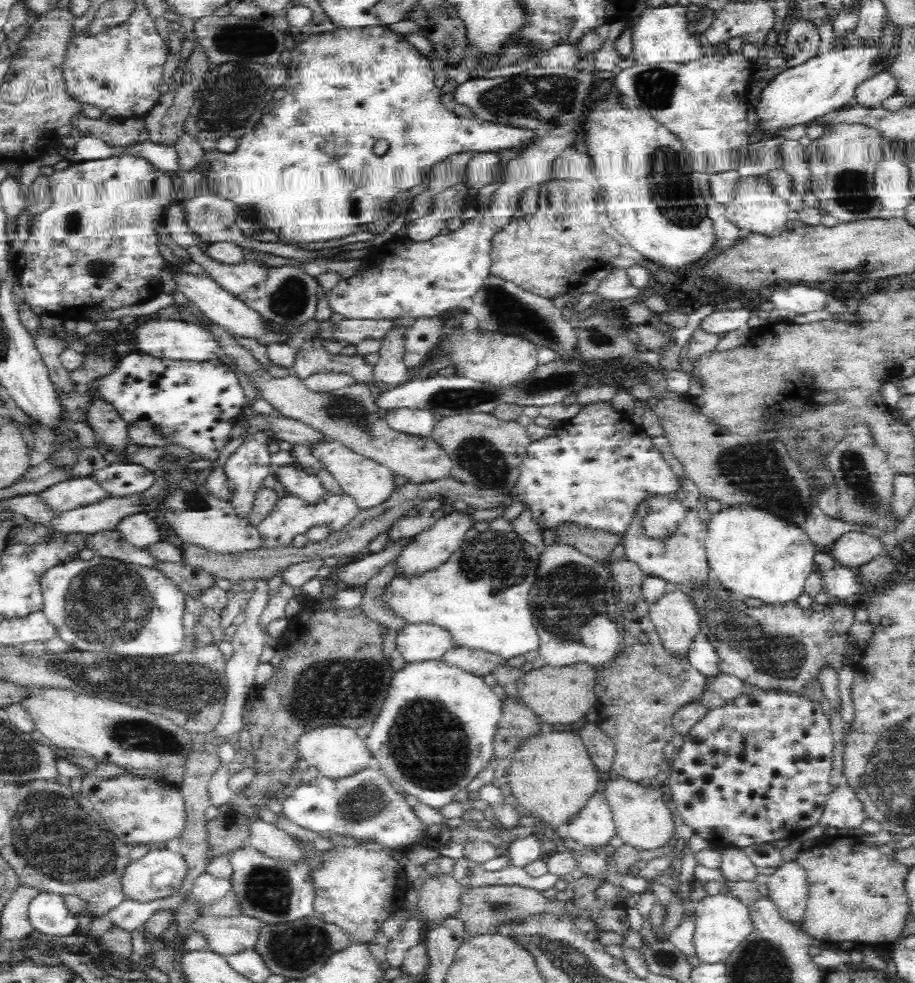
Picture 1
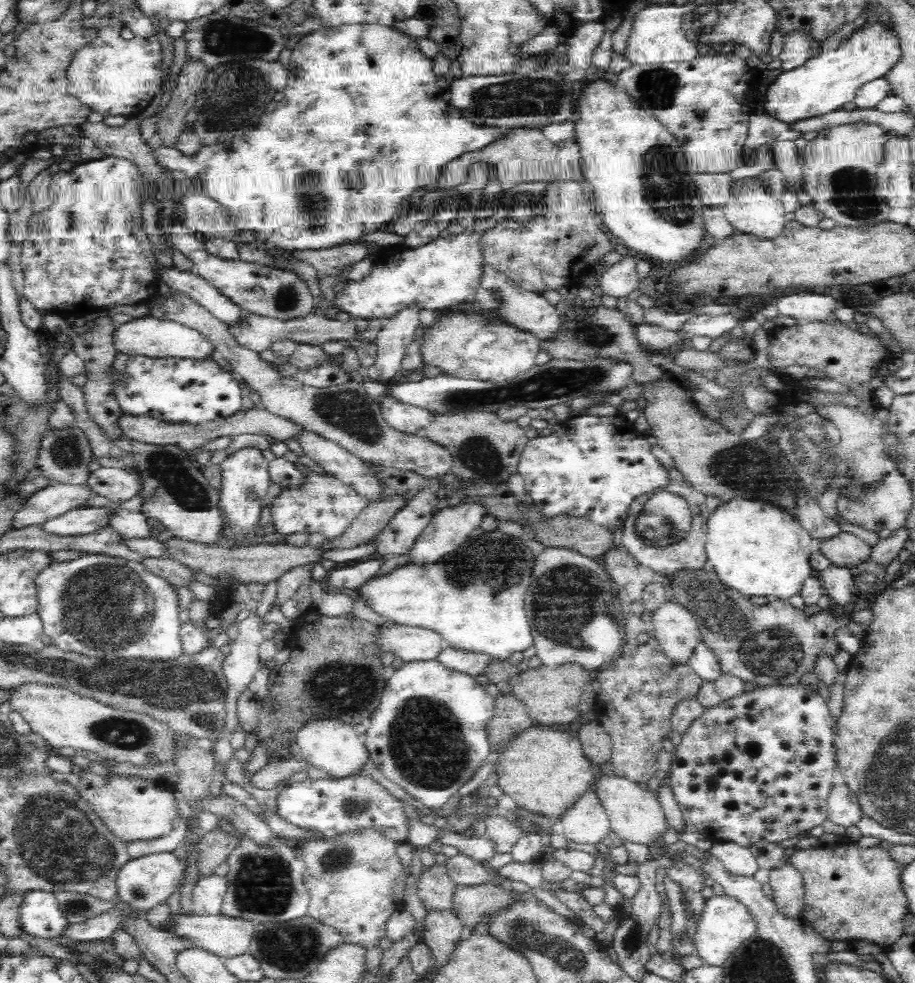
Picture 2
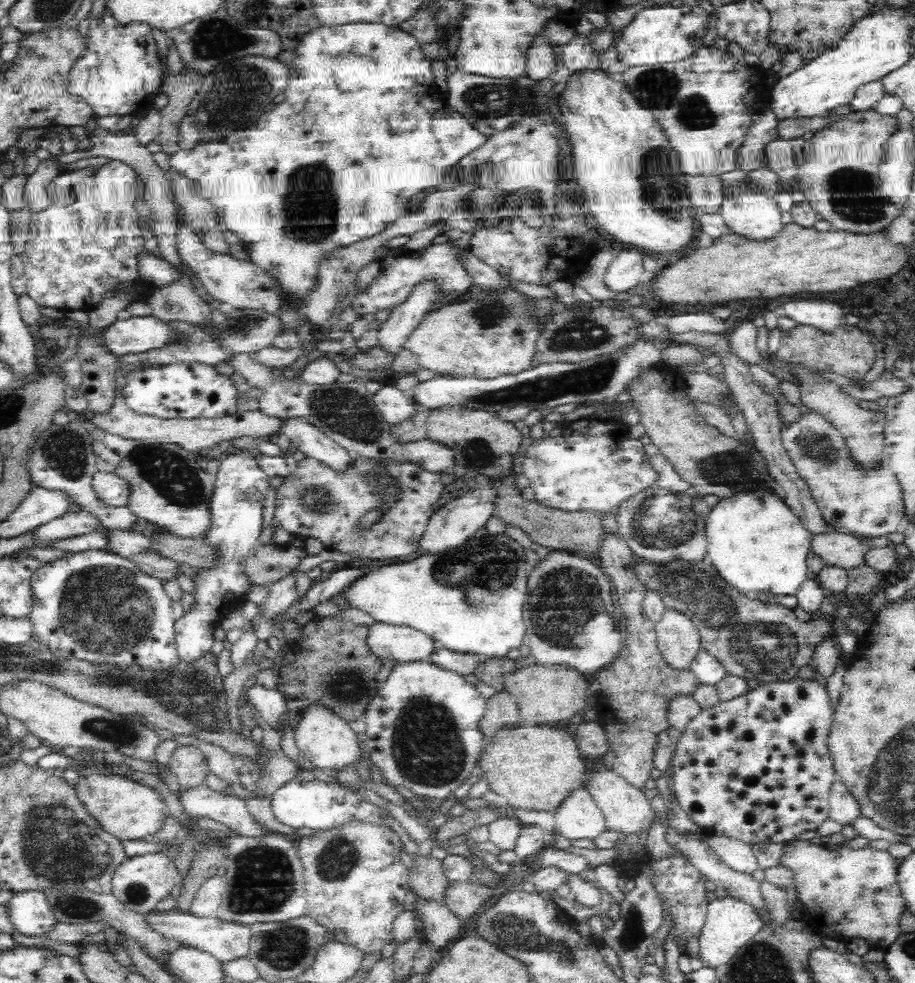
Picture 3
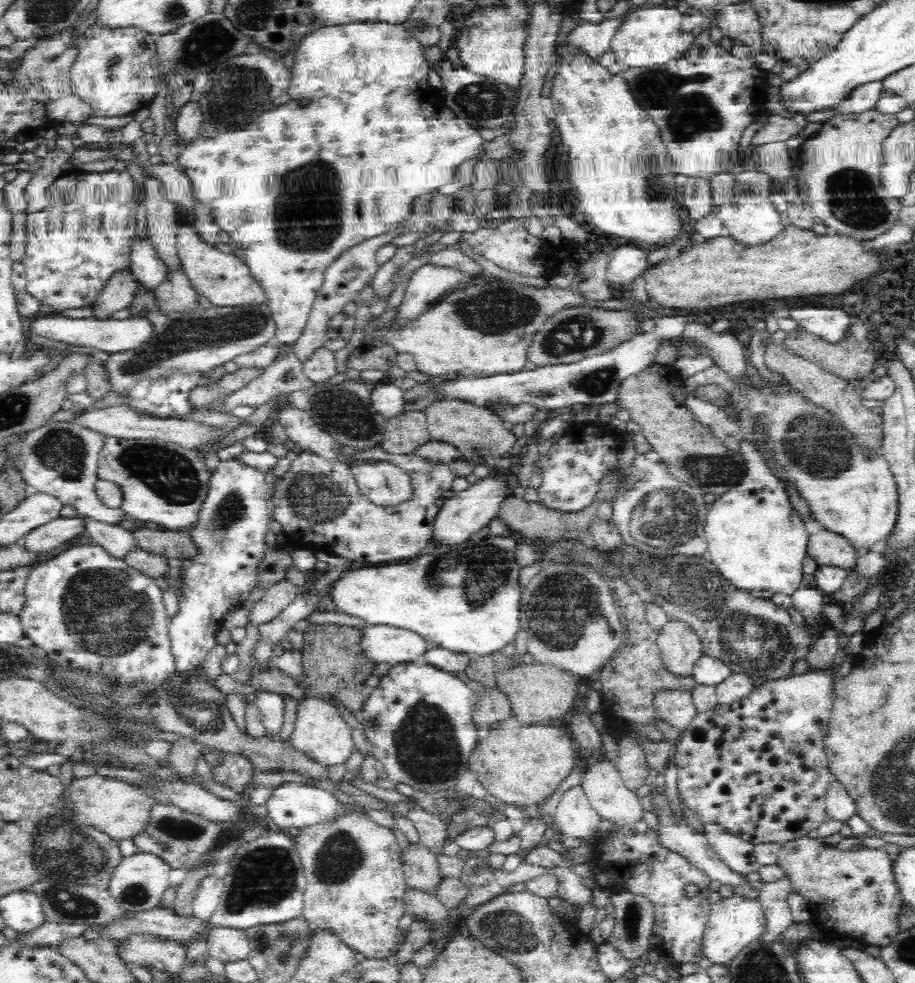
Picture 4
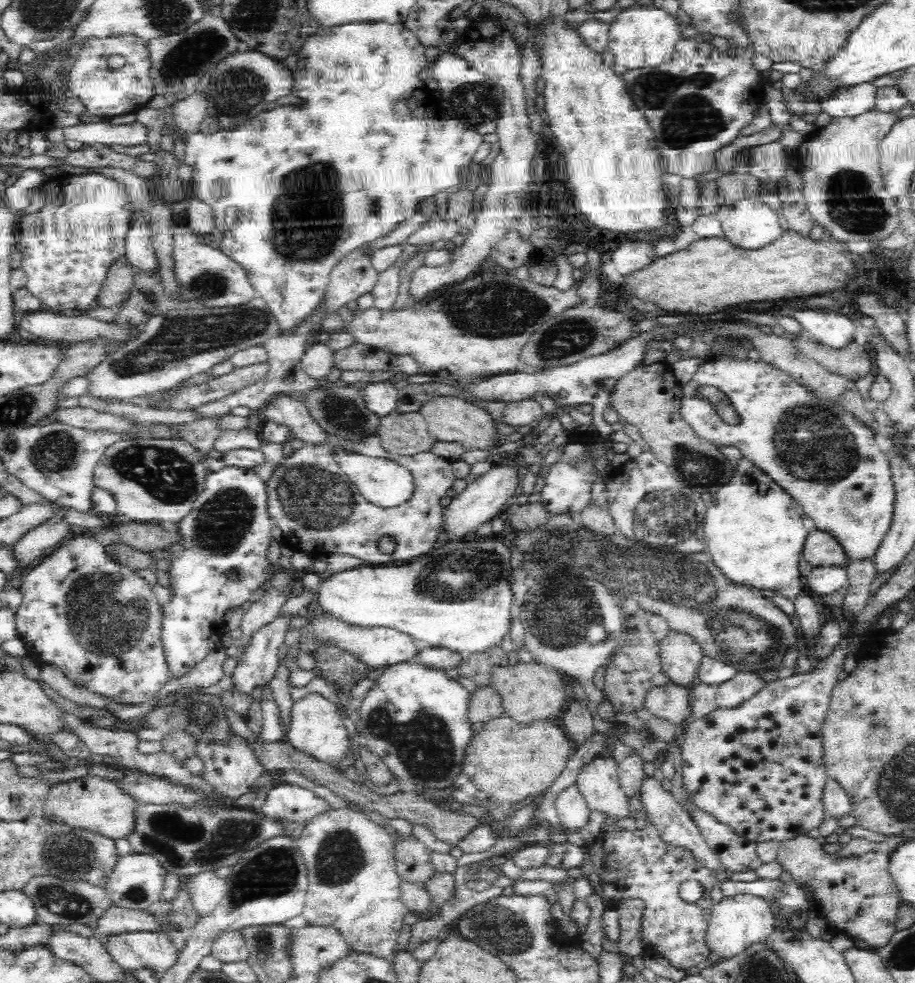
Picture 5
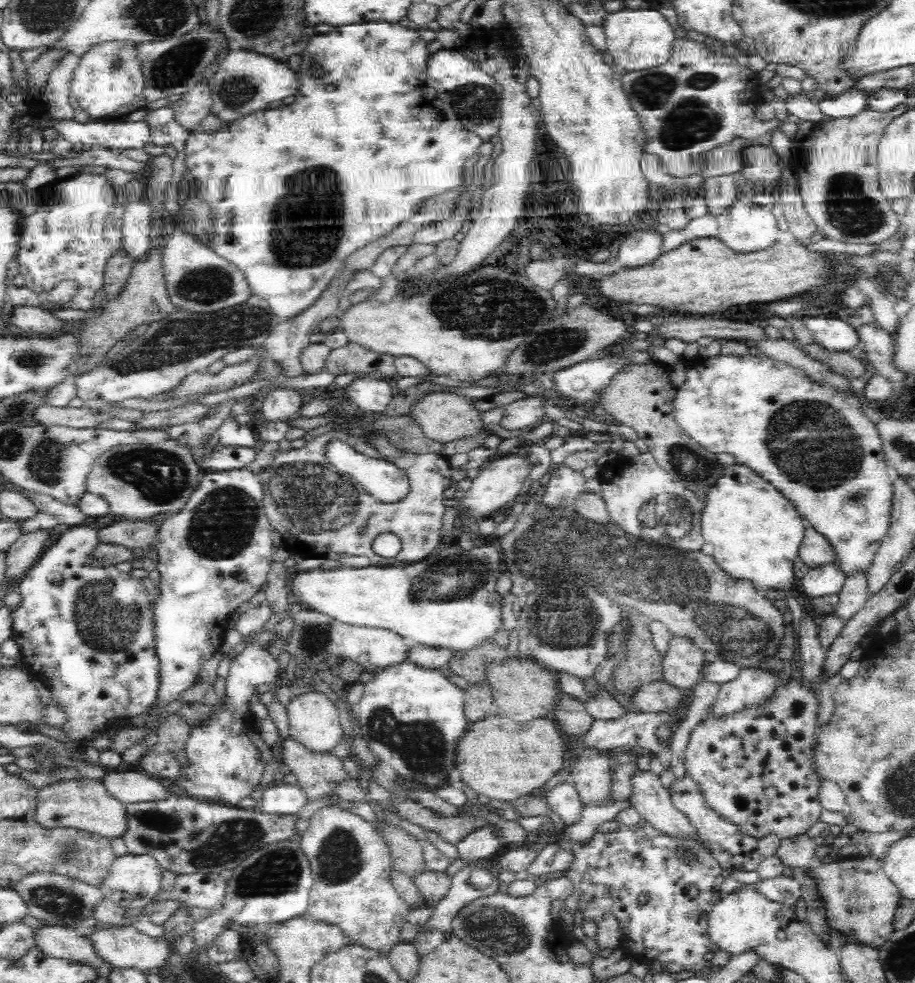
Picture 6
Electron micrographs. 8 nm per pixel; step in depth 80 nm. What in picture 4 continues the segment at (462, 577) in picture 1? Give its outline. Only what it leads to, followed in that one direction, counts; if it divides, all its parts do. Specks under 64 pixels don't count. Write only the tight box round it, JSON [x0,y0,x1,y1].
[328,535,522,658]

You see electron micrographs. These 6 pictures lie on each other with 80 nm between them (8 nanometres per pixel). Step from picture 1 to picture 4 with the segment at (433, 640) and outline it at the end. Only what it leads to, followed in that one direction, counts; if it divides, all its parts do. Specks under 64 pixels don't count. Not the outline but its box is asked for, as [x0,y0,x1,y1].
[362,625,429,664]

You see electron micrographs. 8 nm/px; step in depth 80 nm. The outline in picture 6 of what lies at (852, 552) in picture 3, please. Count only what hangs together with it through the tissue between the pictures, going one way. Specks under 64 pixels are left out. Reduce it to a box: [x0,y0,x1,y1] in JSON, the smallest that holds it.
[799,525,836,568]

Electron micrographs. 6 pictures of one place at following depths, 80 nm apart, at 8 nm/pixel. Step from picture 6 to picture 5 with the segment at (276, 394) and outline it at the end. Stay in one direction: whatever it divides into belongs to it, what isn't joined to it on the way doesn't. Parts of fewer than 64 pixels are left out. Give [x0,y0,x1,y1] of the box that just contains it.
[262,395,328,446]

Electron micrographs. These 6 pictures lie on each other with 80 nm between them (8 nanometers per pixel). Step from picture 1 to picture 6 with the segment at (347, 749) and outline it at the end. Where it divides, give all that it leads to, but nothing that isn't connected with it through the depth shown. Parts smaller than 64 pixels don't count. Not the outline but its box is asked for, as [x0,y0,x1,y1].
[286,692,342,755]

